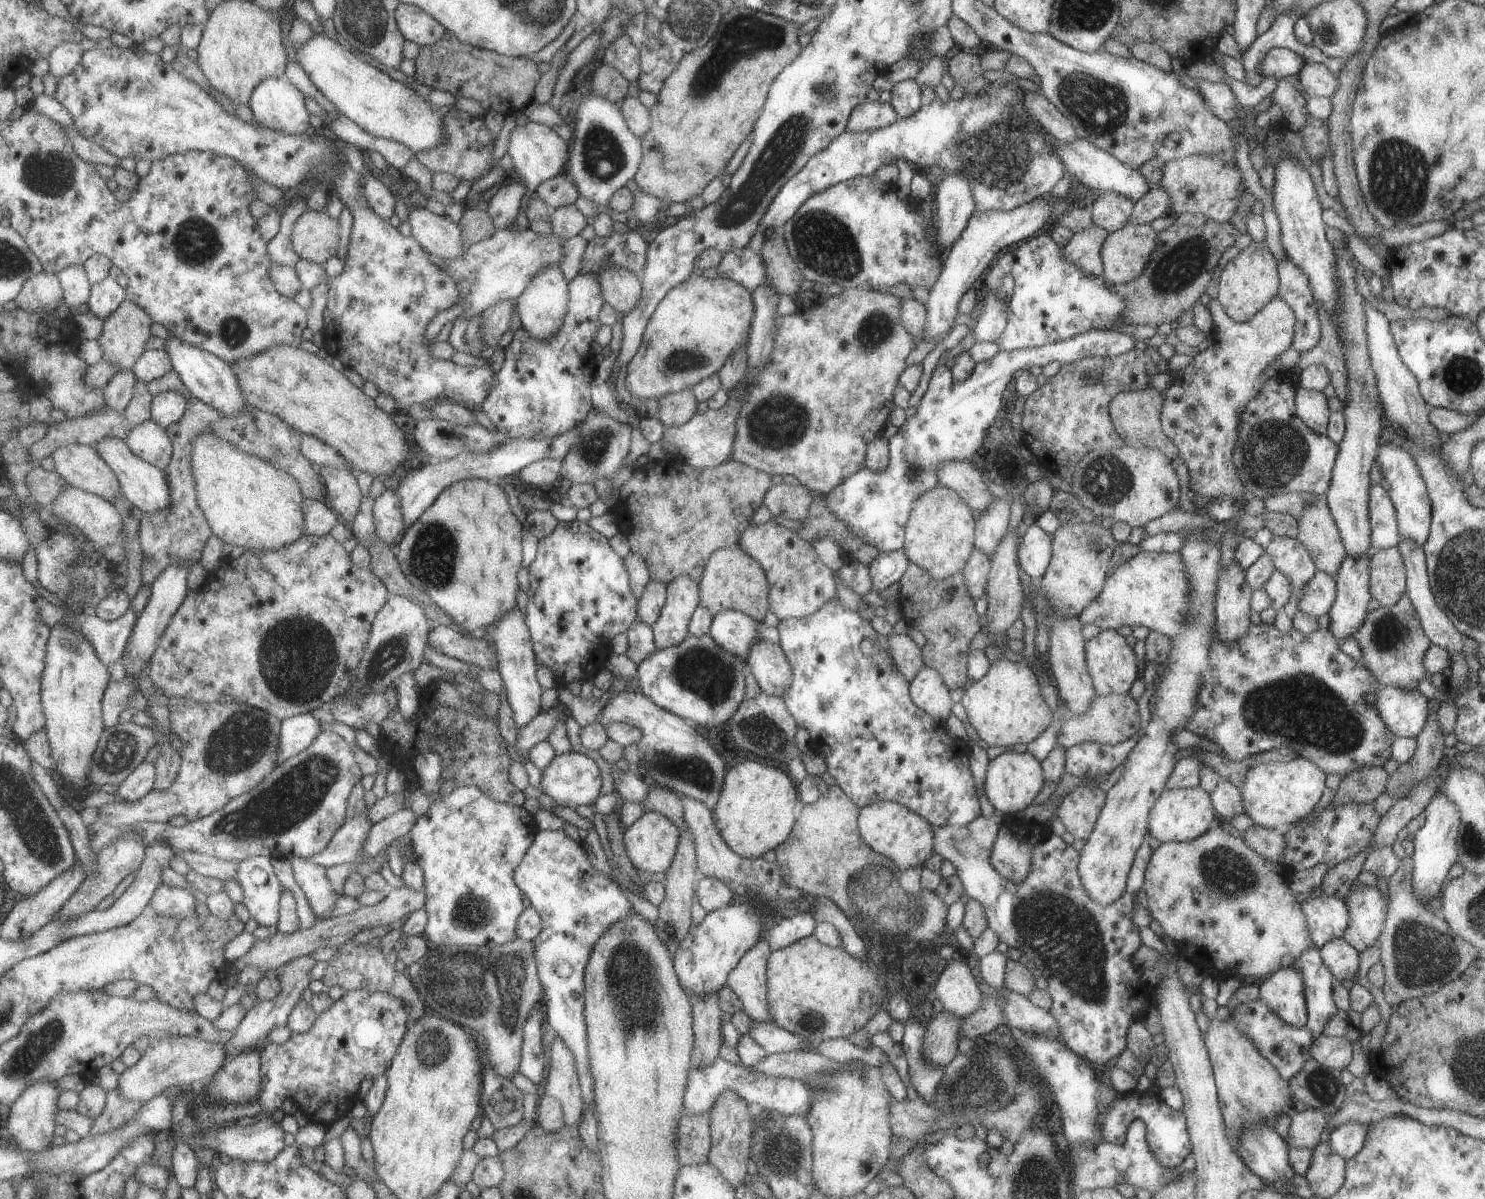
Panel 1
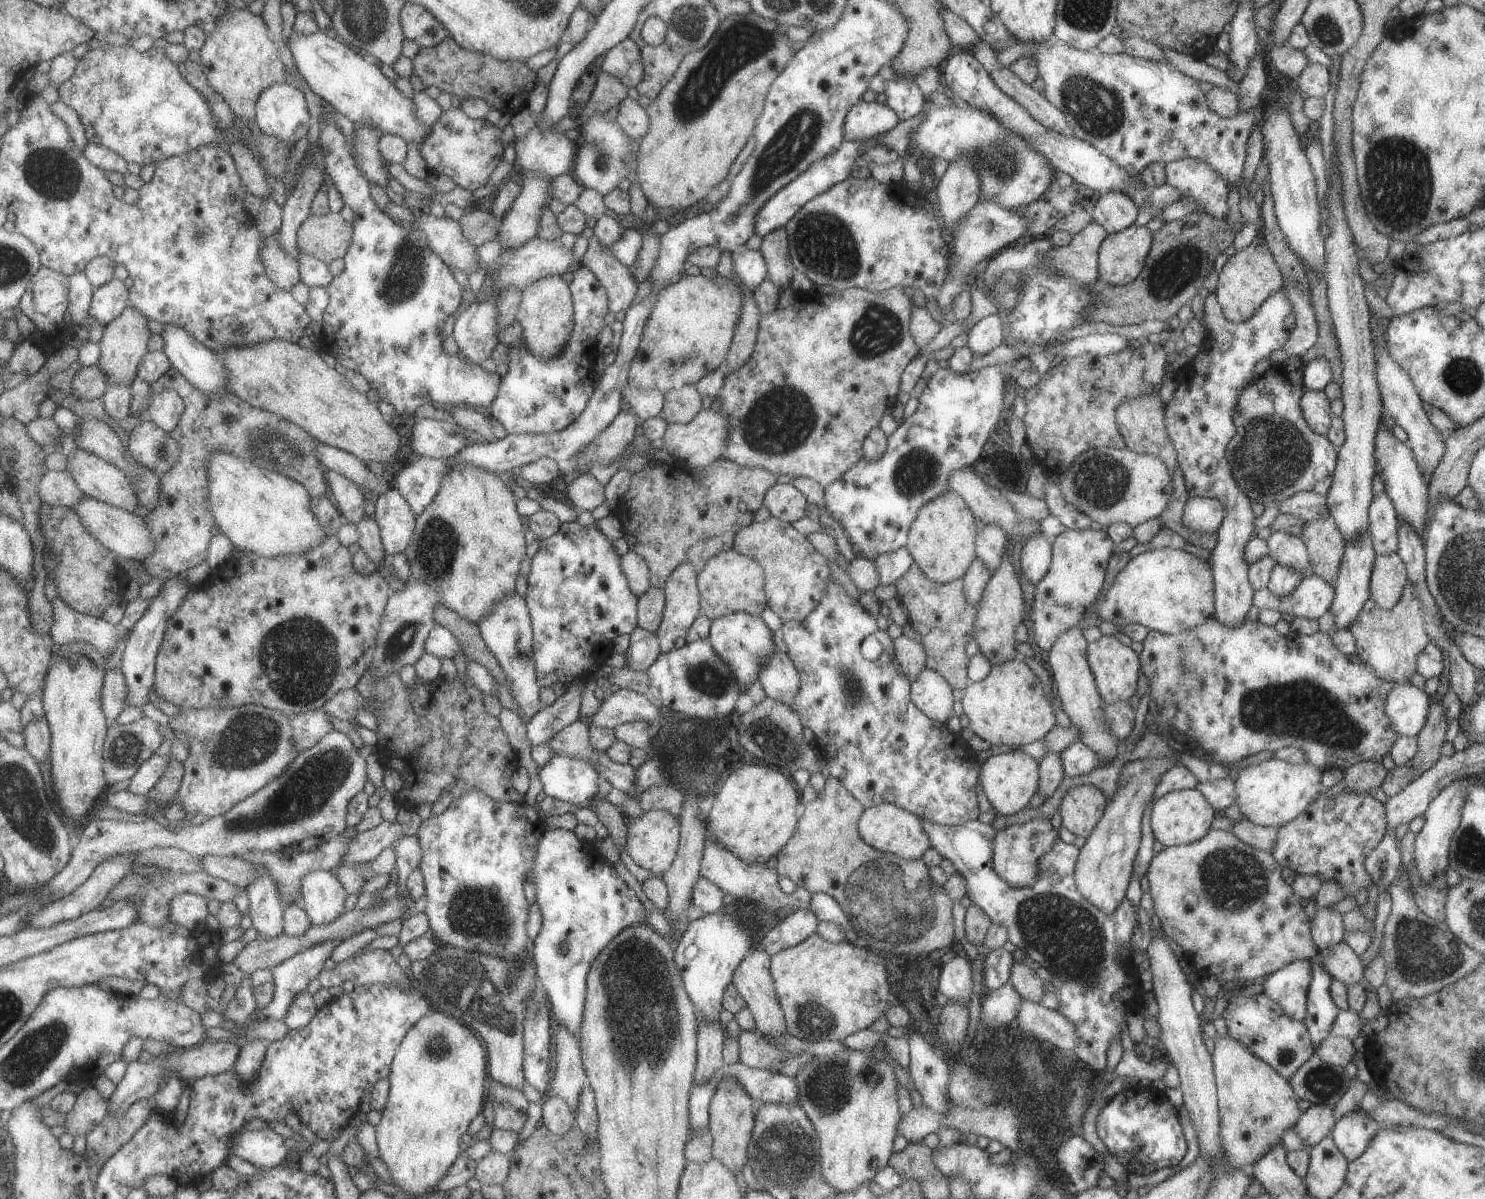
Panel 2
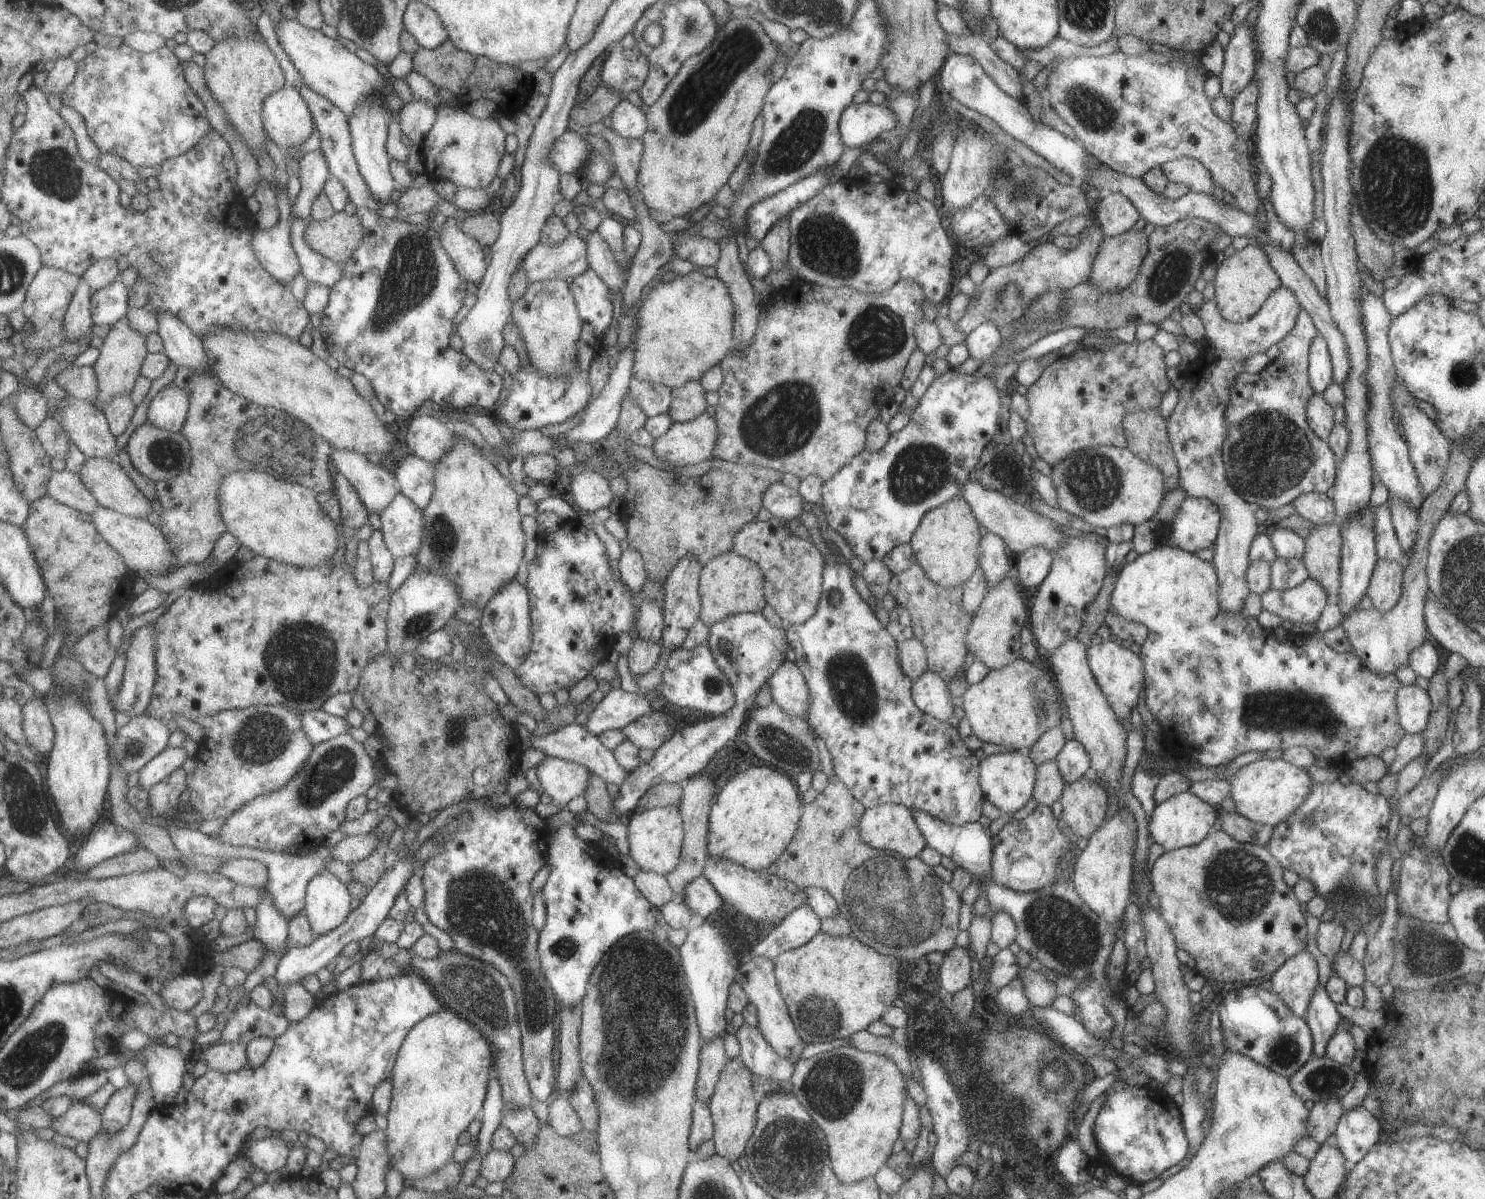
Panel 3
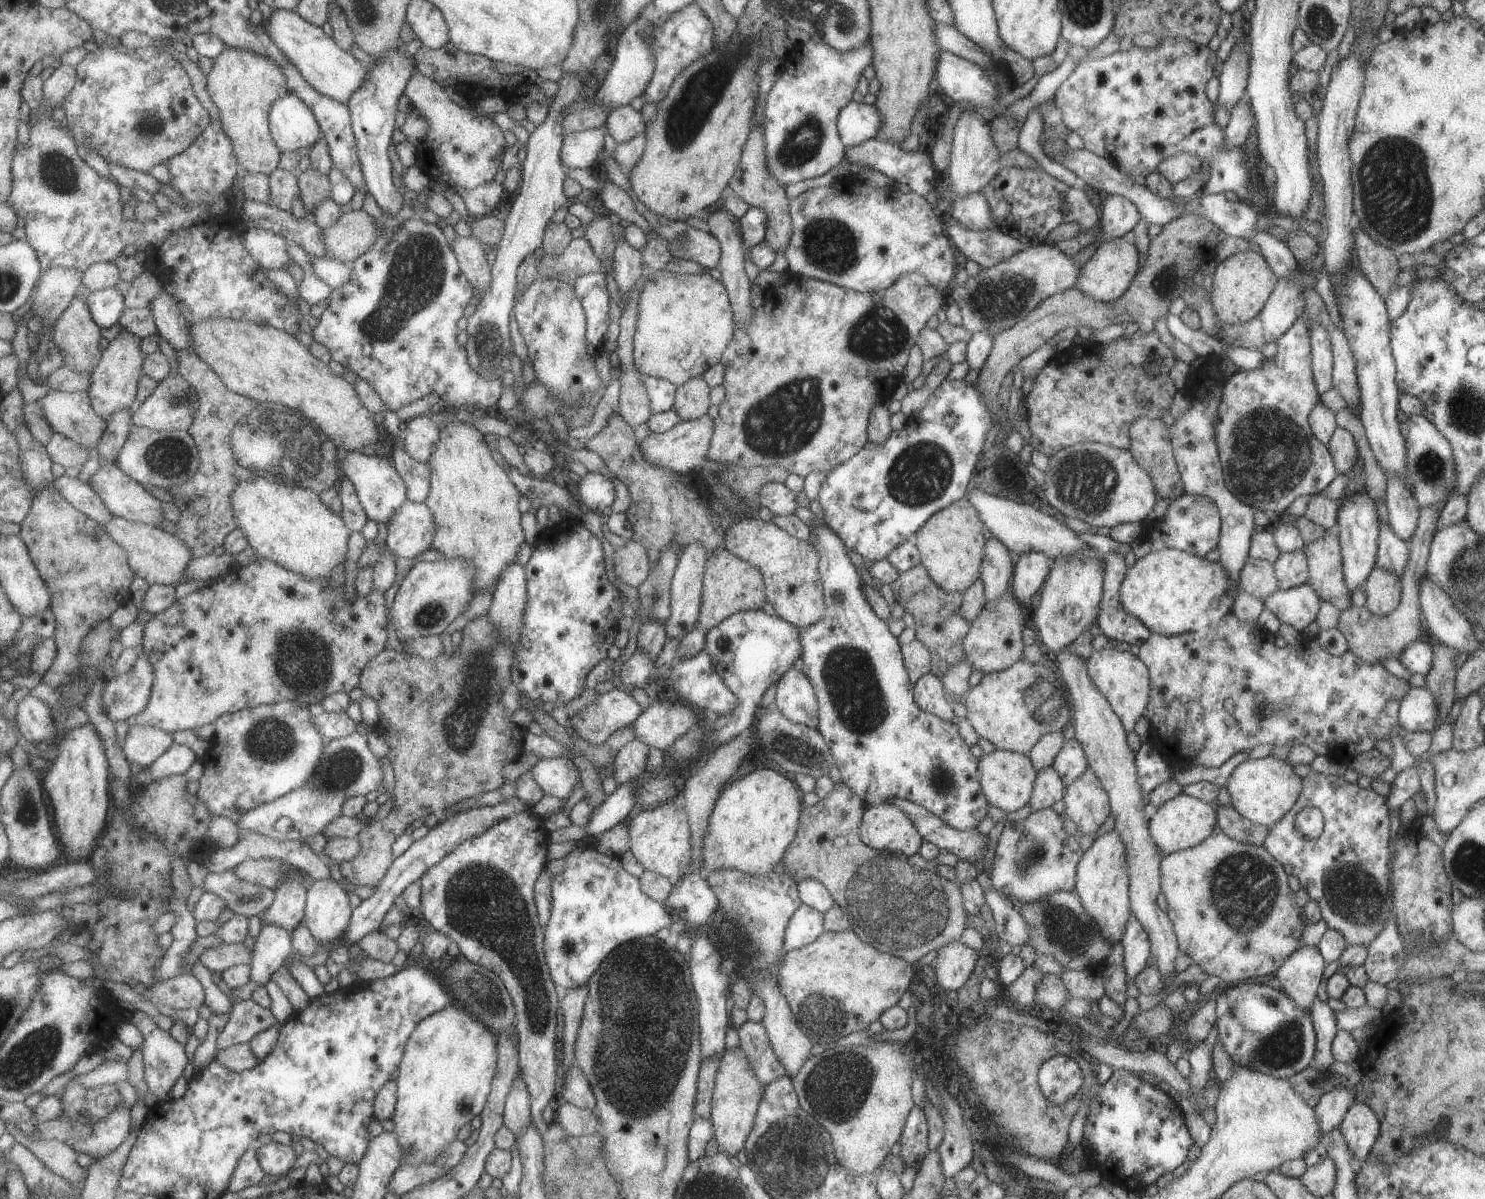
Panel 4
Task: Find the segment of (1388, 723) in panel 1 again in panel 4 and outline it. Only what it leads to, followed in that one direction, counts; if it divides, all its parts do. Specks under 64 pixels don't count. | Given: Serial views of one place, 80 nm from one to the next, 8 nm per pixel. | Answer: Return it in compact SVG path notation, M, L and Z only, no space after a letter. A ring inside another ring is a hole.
M1409 687L1399 701L1398 721L1403 731L1431 732L1438 722L1438 708L1426 687Z

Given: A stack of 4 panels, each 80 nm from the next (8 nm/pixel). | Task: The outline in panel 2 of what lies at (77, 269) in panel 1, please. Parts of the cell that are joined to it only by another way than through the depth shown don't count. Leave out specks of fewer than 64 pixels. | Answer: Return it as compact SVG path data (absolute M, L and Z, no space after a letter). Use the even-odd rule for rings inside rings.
M86 272L70 275L70 305L68 314L71 325L83 326L90 316L92 300L94 299L94 286Z

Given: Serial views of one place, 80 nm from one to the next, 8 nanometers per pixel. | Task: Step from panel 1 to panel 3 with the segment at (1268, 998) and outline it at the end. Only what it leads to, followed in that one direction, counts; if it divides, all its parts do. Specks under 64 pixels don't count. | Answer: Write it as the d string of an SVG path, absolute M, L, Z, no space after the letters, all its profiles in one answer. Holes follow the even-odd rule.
M1303 949L1301 952L1294 954L1288 958L1279 968L1276 968L1270 976L1267 977L1271 980L1271 990L1287 1005L1287 1008L1295 1014L1296 1017L1303 1017L1307 1005L1310 1001L1310 996L1314 993L1317 982L1317 962L1315 958Z

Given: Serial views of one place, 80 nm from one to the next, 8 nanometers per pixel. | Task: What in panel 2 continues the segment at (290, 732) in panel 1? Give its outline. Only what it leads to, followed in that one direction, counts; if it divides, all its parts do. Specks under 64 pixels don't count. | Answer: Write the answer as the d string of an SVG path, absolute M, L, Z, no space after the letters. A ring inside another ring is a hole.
M323 709L301 713L291 719L291 726L294 727L294 741L301 752L315 746L325 738L327 733L335 730L331 718Z

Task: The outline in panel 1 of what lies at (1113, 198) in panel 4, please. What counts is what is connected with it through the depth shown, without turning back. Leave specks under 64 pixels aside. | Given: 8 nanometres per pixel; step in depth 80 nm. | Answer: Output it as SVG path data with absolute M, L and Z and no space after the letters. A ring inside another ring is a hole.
M1100 192L1089 207L1092 224L1100 226L1108 233L1119 230L1127 224L1133 205L1134 202L1126 196L1112 192Z

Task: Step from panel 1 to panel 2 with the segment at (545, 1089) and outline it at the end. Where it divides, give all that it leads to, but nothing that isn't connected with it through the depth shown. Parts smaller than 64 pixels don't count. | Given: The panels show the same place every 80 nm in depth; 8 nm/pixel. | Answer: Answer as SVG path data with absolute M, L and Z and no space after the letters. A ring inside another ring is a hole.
M559 1025L555 1032L551 1032L551 1042L555 1070L550 1078L549 1091L562 1098L574 1112L579 1093L586 1083L580 1057L580 1041L568 1028Z

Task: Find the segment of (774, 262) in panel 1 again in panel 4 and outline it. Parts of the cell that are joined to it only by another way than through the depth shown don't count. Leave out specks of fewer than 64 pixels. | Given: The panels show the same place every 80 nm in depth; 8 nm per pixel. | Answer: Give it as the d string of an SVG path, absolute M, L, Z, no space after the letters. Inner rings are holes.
M752 120L748 137L742 148L741 158L733 176L729 179L728 188L743 202L751 207L762 209L766 214L766 231L764 241L777 253L787 246L792 226L788 213L788 198L785 197L784 188L774 180L766 167L764 132L762 125Z

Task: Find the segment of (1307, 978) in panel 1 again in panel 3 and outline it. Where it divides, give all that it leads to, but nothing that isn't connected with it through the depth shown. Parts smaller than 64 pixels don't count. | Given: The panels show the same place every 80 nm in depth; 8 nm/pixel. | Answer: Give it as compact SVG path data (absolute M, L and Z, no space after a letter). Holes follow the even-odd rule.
M1324 986L1315 987L1303 1017L1312 1036L1312 1056L1325 1057L1327 1041L1336 1033L1341 1017Z

